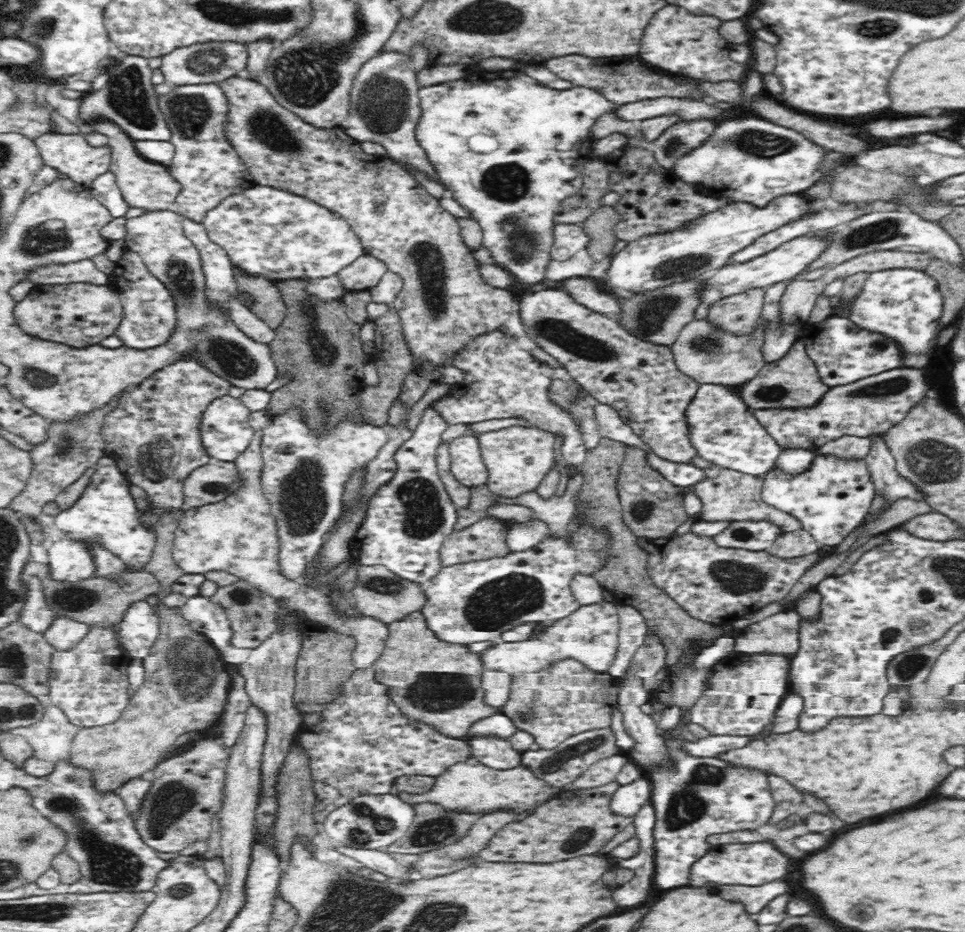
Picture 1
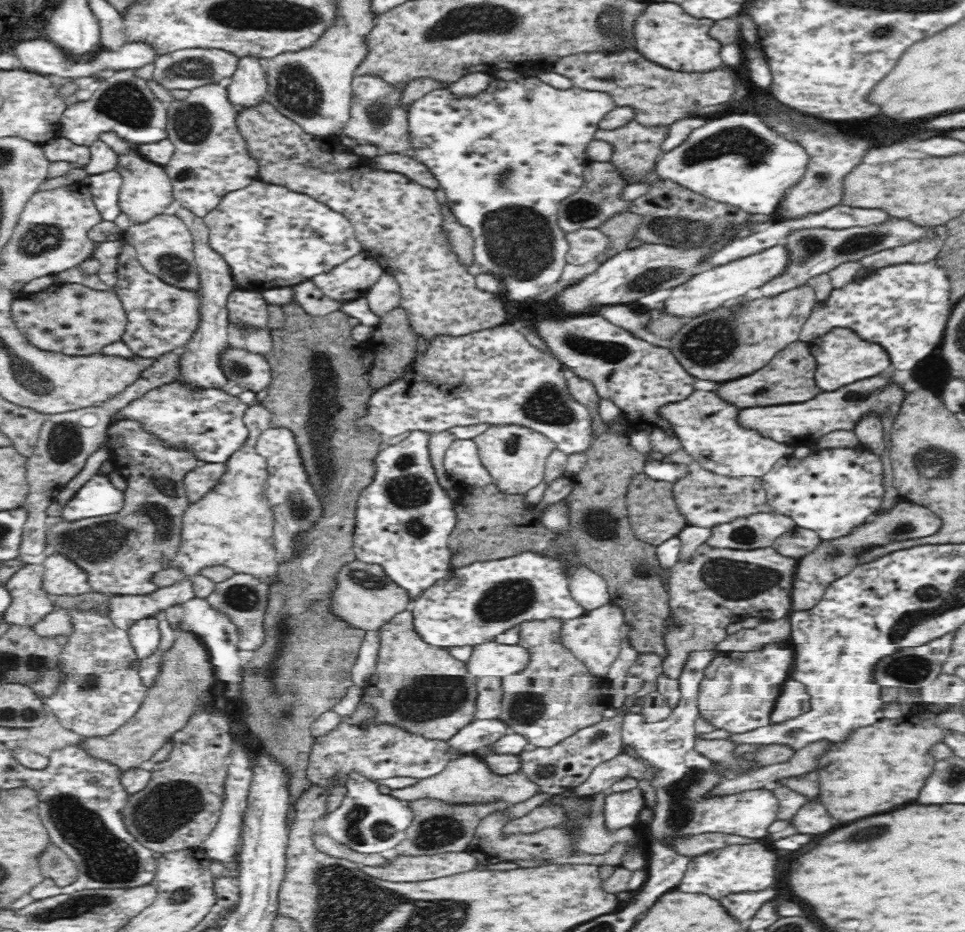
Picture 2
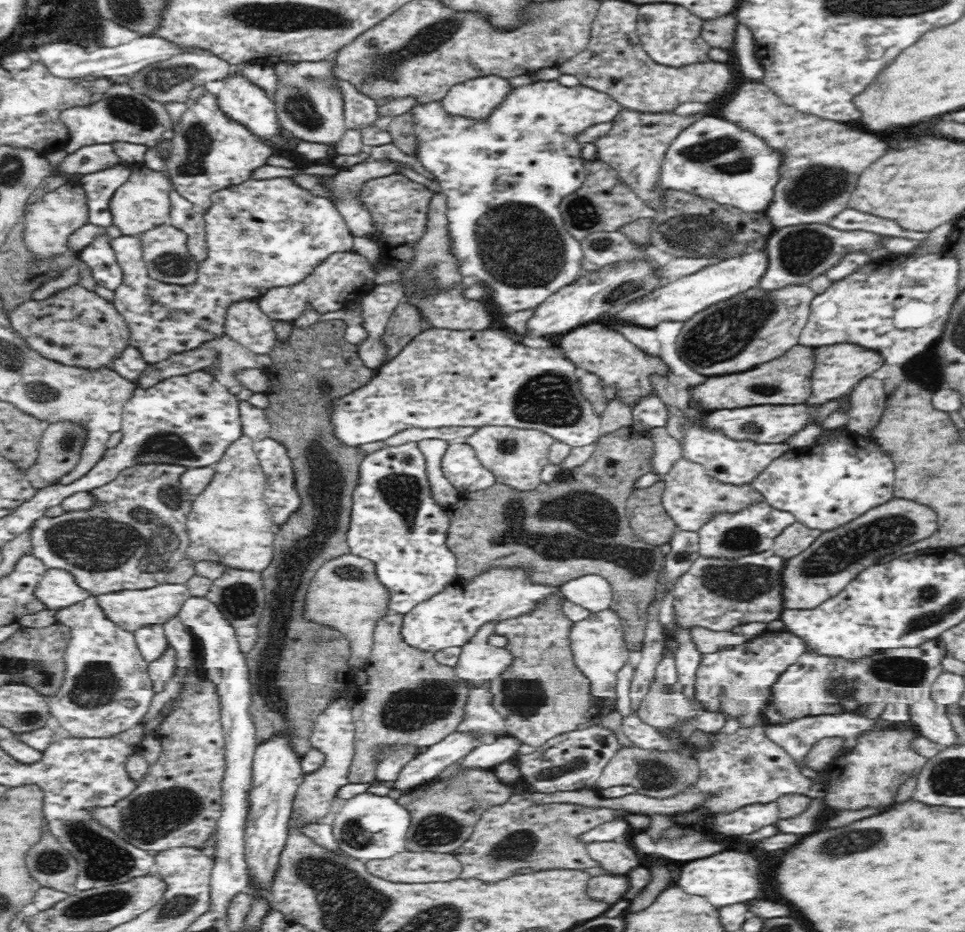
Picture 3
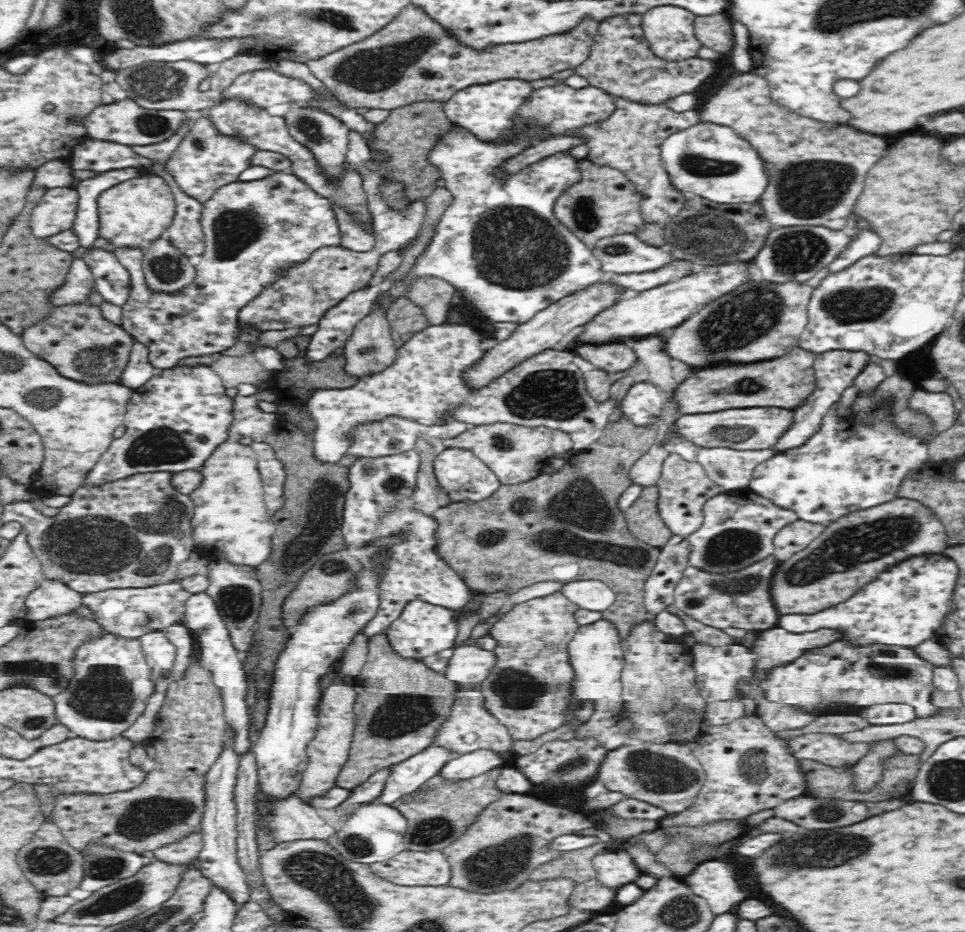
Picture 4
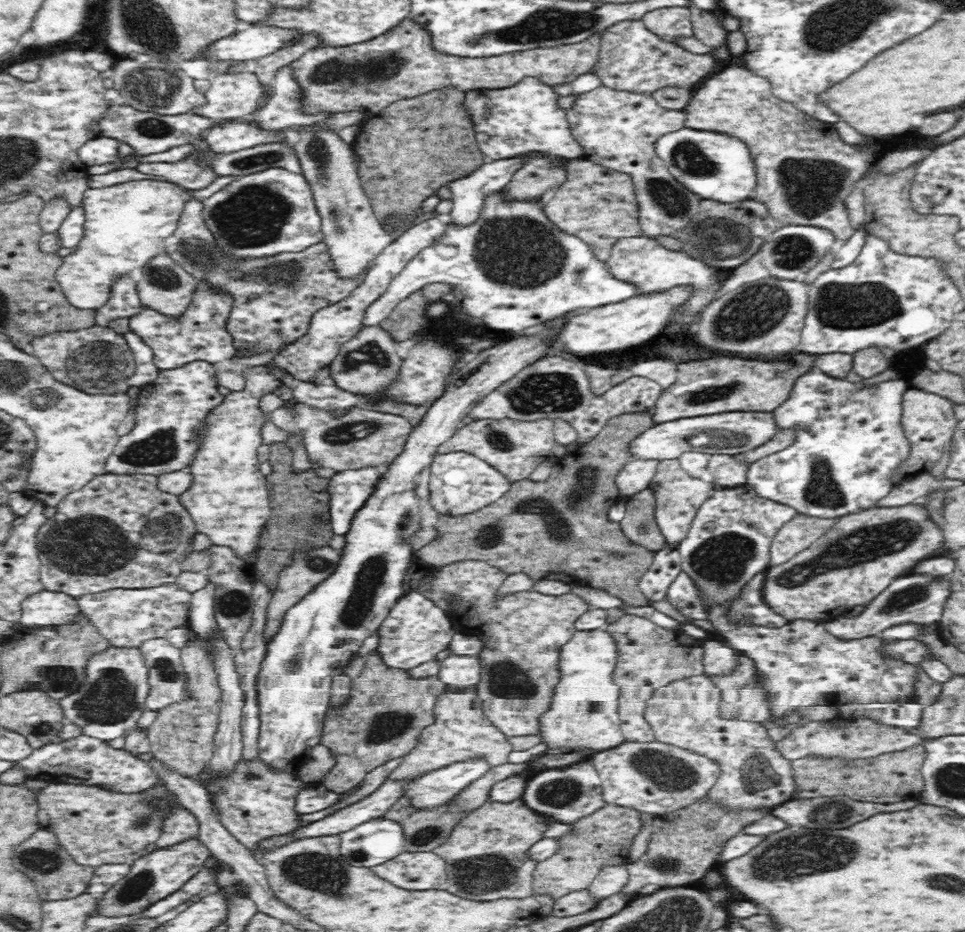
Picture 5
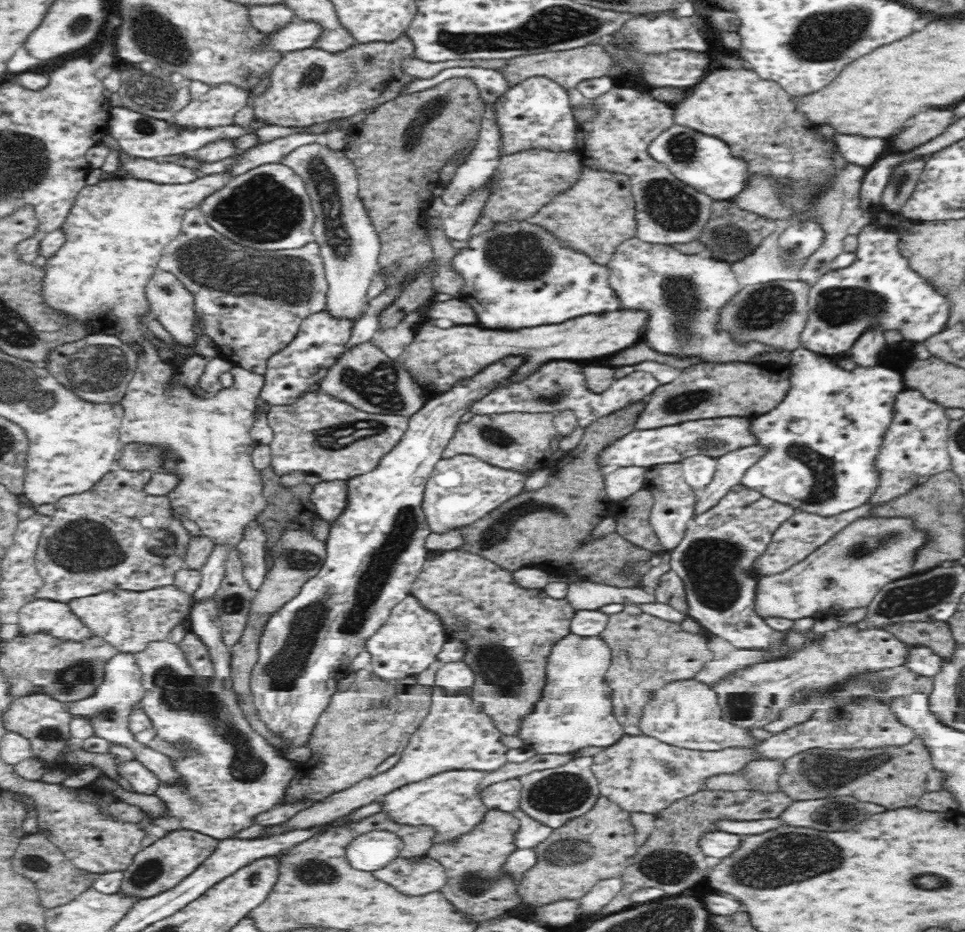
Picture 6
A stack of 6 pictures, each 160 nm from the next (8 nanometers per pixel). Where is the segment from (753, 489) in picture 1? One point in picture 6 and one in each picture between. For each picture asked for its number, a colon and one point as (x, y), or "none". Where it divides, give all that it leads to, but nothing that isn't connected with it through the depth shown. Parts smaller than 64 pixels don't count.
2: (705, 498)
3: (691, 497)
4: (684, 486)
5: (678, 495)
6: (674, 505)

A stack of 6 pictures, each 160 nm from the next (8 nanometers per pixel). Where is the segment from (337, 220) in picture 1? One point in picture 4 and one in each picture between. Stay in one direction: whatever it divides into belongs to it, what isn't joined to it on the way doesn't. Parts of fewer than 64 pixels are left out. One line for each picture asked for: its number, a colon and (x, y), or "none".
2: (271, 237)
3: (261, 234)
4: (253, 231)

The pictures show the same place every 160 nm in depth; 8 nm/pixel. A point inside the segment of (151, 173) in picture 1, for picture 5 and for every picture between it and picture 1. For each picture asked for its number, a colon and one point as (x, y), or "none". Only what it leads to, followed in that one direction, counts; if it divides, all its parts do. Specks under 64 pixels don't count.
2: (146, 190)
3: (142, 202)
4: (134, 213)
5: (125, 225)

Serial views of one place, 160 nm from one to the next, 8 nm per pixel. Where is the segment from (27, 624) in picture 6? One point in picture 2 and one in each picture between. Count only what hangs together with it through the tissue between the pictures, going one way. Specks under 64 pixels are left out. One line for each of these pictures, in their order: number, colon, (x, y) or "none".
2: (61, 576)
3: (57, 589)
4: (50, 598)
5: (46, 608)

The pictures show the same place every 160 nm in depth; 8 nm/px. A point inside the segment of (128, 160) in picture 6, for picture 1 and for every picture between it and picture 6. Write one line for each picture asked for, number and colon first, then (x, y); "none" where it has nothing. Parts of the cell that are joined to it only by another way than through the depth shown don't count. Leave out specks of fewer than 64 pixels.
1: (208, 168)
2: (210, 159)
3: (209, 152)
4: (205, 160)
5: (193, 172)

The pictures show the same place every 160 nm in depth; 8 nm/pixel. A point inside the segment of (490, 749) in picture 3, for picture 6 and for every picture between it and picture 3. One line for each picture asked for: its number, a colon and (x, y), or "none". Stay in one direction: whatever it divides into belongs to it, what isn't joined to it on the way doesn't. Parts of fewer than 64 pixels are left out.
4: (468, 766)
5: (430, 791)
6: (449, 802)

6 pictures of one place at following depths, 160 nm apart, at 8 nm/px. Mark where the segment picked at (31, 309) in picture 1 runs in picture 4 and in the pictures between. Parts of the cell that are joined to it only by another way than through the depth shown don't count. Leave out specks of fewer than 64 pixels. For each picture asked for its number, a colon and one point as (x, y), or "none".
2: (70, 318)
3: (77, 327)
4: (75, 339)

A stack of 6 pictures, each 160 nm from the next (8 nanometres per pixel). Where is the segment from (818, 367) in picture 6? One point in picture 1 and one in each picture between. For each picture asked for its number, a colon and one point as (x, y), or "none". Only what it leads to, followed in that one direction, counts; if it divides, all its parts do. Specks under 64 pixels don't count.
1: (830, 499)
2: (831, 492)
3: (826, 485)
4: (843, 467)
5: (849, 442)

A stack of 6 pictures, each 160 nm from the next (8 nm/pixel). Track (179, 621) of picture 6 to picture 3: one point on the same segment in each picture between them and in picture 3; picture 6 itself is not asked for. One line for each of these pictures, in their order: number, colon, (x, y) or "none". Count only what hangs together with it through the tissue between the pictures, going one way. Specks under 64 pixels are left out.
3: (130, 609)
4: (129, 612)
5: (126, 617)

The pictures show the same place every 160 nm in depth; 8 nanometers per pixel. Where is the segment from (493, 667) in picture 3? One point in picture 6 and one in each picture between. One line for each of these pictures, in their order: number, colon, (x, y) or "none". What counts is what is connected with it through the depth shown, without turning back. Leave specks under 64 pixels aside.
4: (470, 664)
5: (457, 671)
6: (454, 677)

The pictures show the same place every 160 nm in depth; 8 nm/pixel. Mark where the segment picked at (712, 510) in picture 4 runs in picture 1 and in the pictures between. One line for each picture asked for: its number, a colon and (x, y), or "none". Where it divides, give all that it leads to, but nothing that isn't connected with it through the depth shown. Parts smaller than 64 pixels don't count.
1: (754, 536)
2: (759, 530)
3: (730, 535)

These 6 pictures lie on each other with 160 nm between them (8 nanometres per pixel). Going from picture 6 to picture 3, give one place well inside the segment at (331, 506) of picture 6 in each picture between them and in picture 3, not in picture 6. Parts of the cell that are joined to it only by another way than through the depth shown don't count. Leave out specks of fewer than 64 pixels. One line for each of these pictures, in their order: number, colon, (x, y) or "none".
3: (395, 523)
4: (379, 504)
5: (348, 490)

